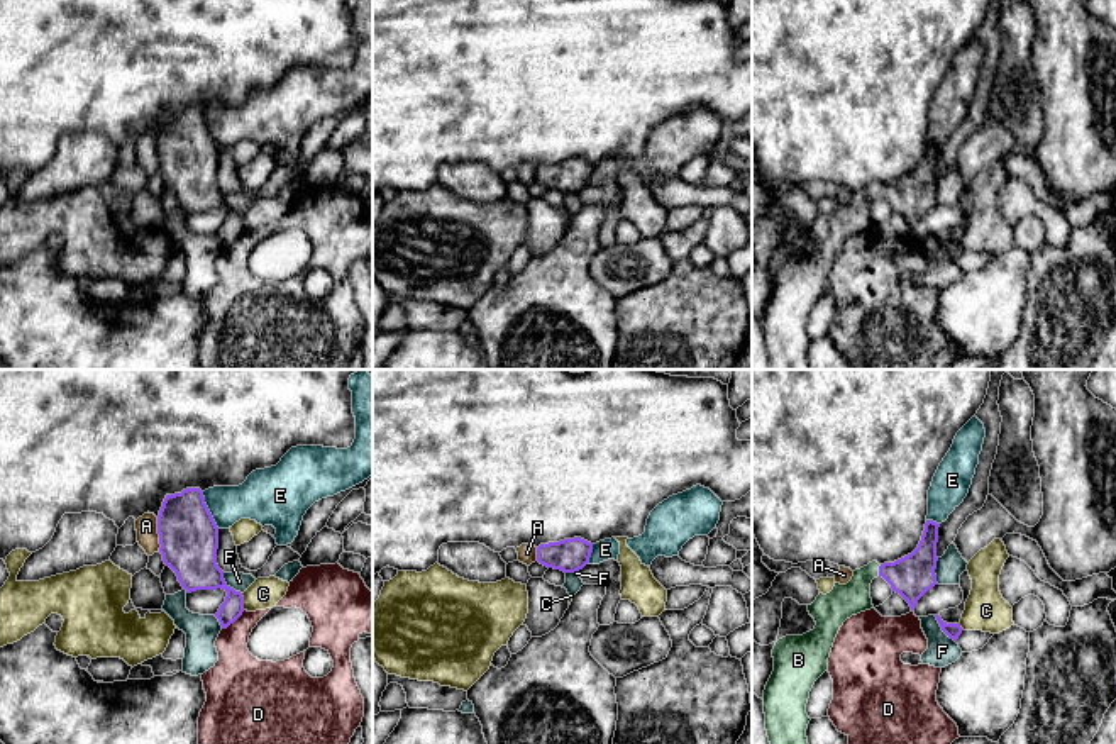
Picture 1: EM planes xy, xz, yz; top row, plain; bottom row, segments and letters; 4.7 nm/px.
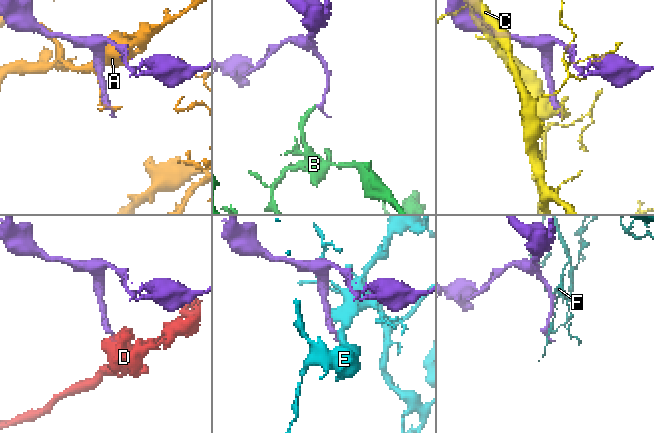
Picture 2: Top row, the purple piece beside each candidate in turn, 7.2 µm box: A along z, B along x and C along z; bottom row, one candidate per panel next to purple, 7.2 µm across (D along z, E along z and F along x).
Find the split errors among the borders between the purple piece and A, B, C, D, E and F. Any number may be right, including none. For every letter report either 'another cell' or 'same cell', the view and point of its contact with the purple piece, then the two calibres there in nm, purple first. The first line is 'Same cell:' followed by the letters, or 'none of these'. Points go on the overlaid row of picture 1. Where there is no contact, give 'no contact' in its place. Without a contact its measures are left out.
Same cell: B
A: another cell | xy (158, 533) | 280/110 nm
B: same cell | yz (879, 570) | 200/160 nm
C: another cell | xy (243, 602) | 180/150 nm
D: another cell | xy (232, 622) | 130/240 nm
E: another cell | xy (209, 510) | 280/220 nm
F: another cell | yz (942, 629) | 70/140 nm

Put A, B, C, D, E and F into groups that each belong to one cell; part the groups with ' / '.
A / B / C / D / E / F

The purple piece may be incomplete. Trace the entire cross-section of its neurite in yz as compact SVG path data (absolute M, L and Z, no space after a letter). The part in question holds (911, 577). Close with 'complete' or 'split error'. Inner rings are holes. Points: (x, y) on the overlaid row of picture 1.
M926 520L925 530L918 547L894 561L879 564L877 561L855 569L852 580L847 585L835 583L833 590L826 595L820 593L816 600L808 605L809 615L816 625L813 630L803 636L786 636L779 639L772 649L774 671L764 690L764 713L765 730L771 744L808 744L806 729L809 717L806 713L806 703L815 681L828 671L828 658L835 642L835 637L847 619L860 612L874 608L870 598L870 583L874 578L882 576L914 610L918 600L931 590L936 583L936 542L940 524Z; split error

